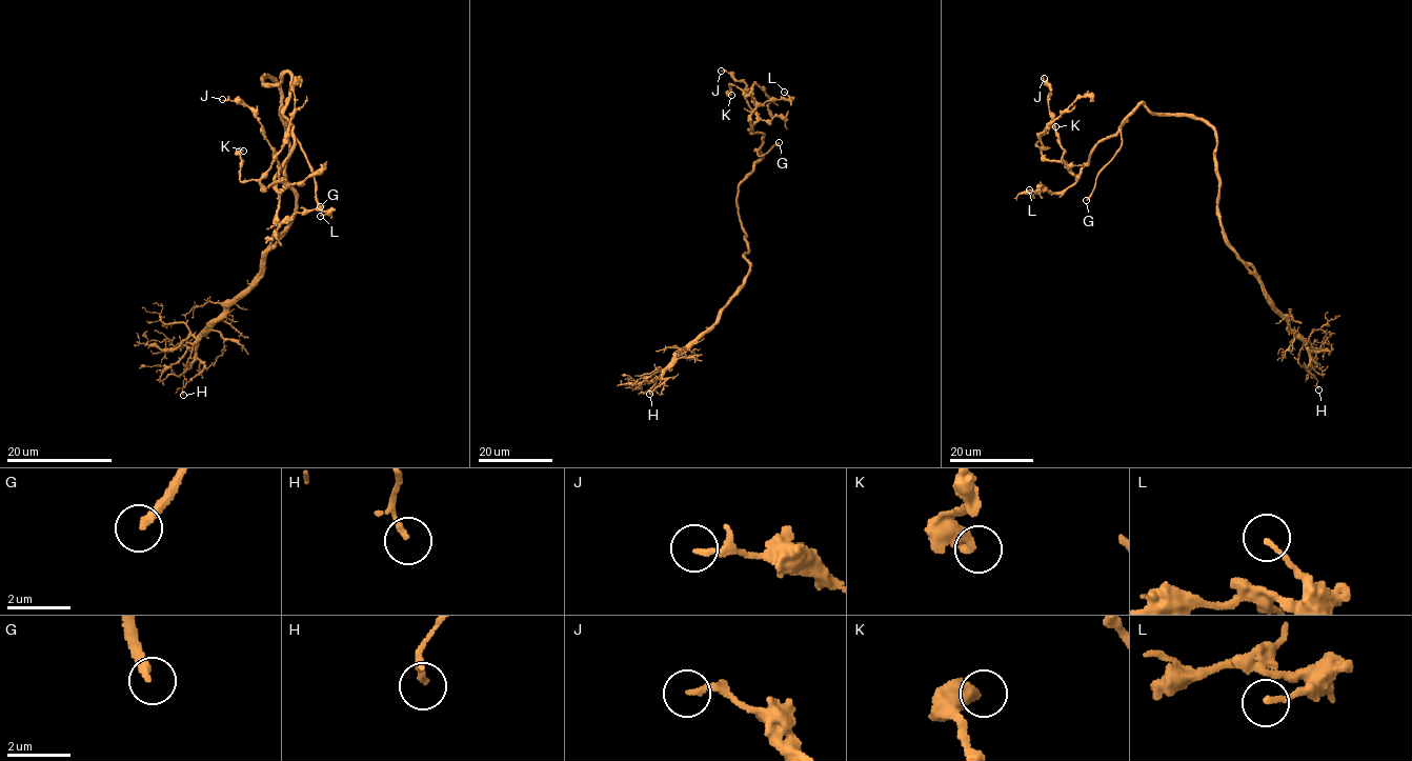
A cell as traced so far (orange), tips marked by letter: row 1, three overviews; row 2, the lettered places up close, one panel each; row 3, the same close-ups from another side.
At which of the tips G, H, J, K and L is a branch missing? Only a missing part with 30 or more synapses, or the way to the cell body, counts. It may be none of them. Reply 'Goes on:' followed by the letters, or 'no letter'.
Goes on: G

